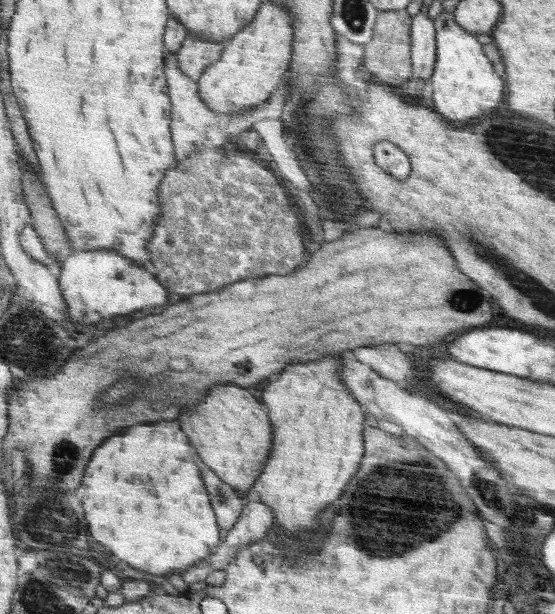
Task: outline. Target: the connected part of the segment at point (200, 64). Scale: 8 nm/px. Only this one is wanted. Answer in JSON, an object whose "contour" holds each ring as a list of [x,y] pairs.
{"contour":[[[191,34],[177,52],[178,68],[192,80],[197,81],[207,66],[214,64],[223,53],[226,43],[198,40]]]}

